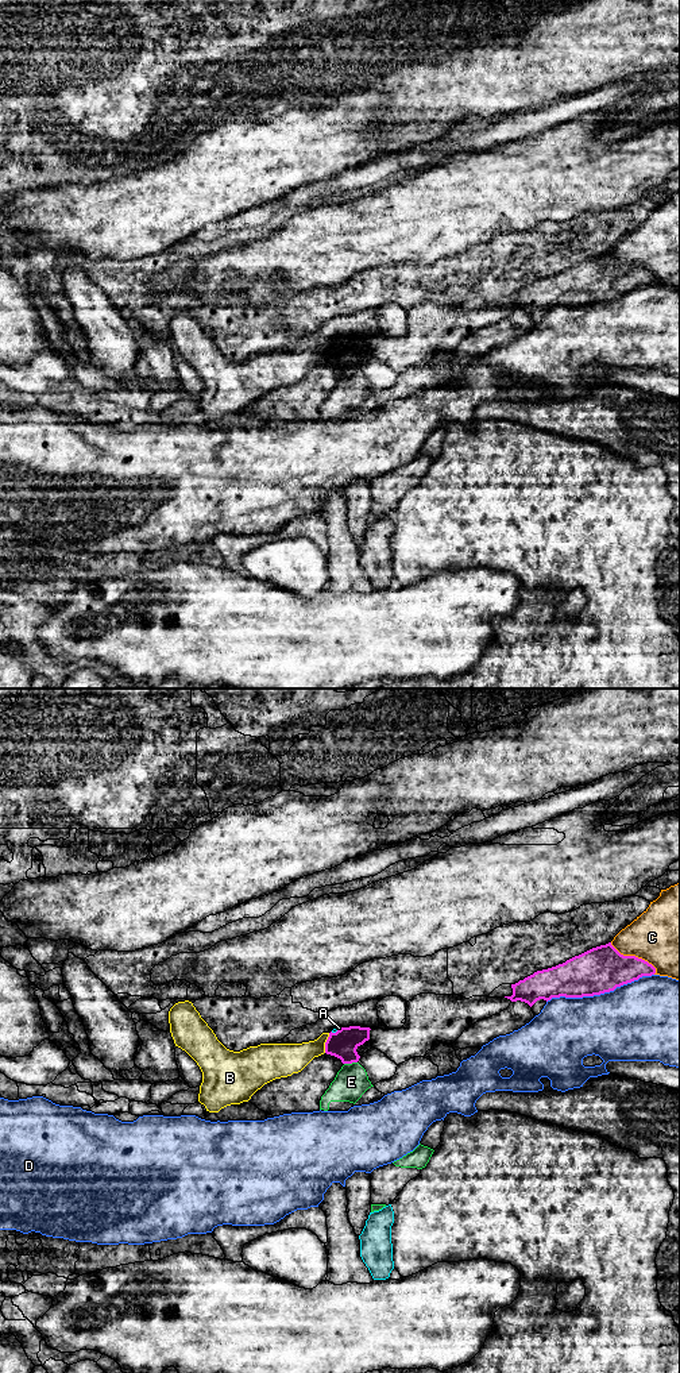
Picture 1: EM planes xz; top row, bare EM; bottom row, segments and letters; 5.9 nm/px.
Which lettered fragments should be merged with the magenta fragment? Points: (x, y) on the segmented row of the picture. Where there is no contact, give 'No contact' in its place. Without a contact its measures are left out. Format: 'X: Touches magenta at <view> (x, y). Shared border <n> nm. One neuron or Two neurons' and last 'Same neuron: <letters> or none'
A: Touches magenta at xz (337, 1030). Shared border 80 nm. Two neurons
B: Touches magenta at xz (325, 1042). Shared border 120 nm. Two neurons
C: Touches magenta at xz (634, 956). Shared border 340 nm. Two neurons
D: Touches magenta at xz (599, 994). Shared border 650 nm. Two neurons
E: Touches magenta at xz (350, 1063). Shared border 80 nm. Two neurons
Same neuron: none

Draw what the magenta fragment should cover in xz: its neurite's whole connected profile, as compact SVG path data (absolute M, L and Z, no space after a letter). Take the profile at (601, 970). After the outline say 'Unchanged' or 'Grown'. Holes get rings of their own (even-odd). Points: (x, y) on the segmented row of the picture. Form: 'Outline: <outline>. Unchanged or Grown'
Outline: M608 942L511 984L513 995L505 998L532 1007L540 999L600 995L654 973L652 964L635 956L623 956Z. Unchanged

